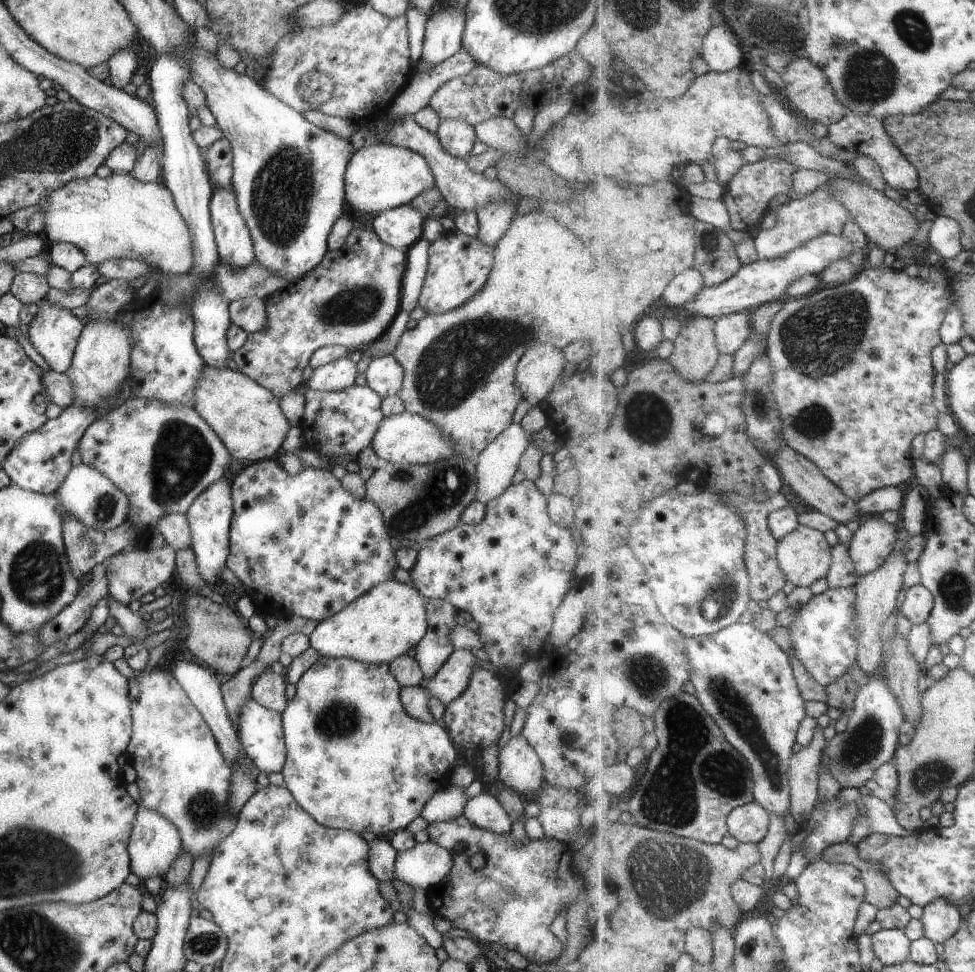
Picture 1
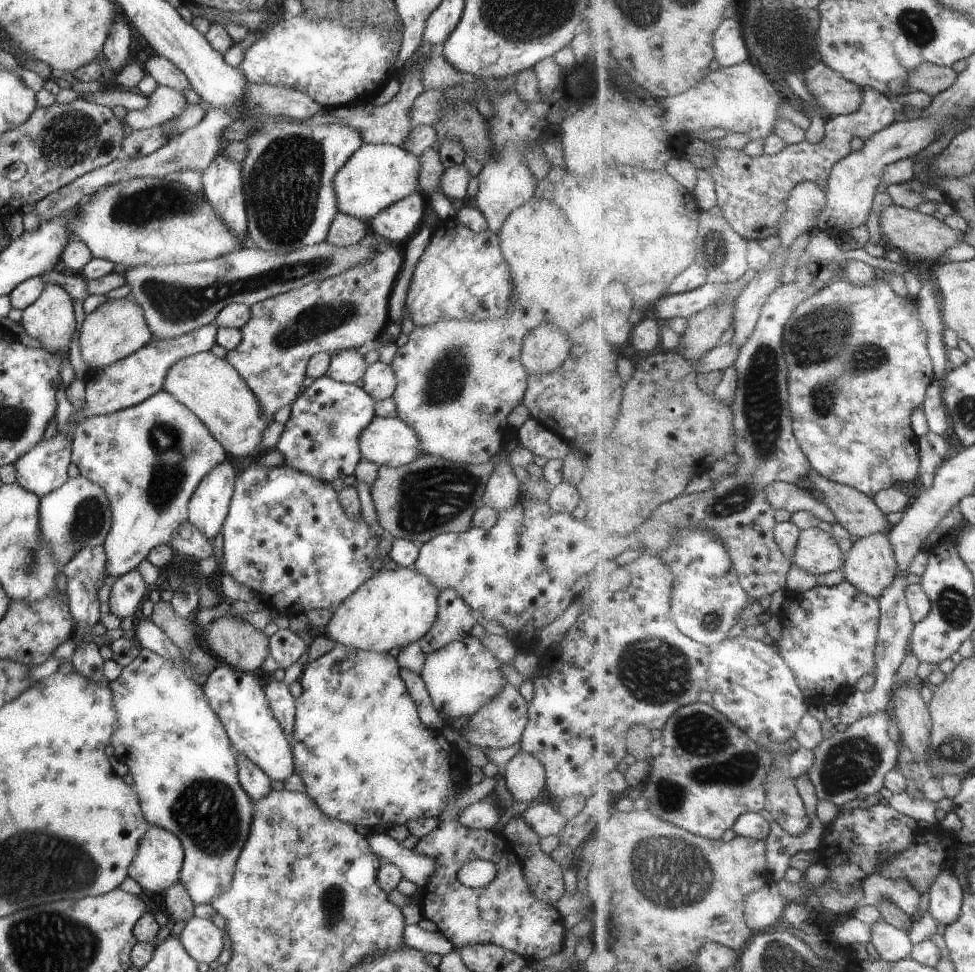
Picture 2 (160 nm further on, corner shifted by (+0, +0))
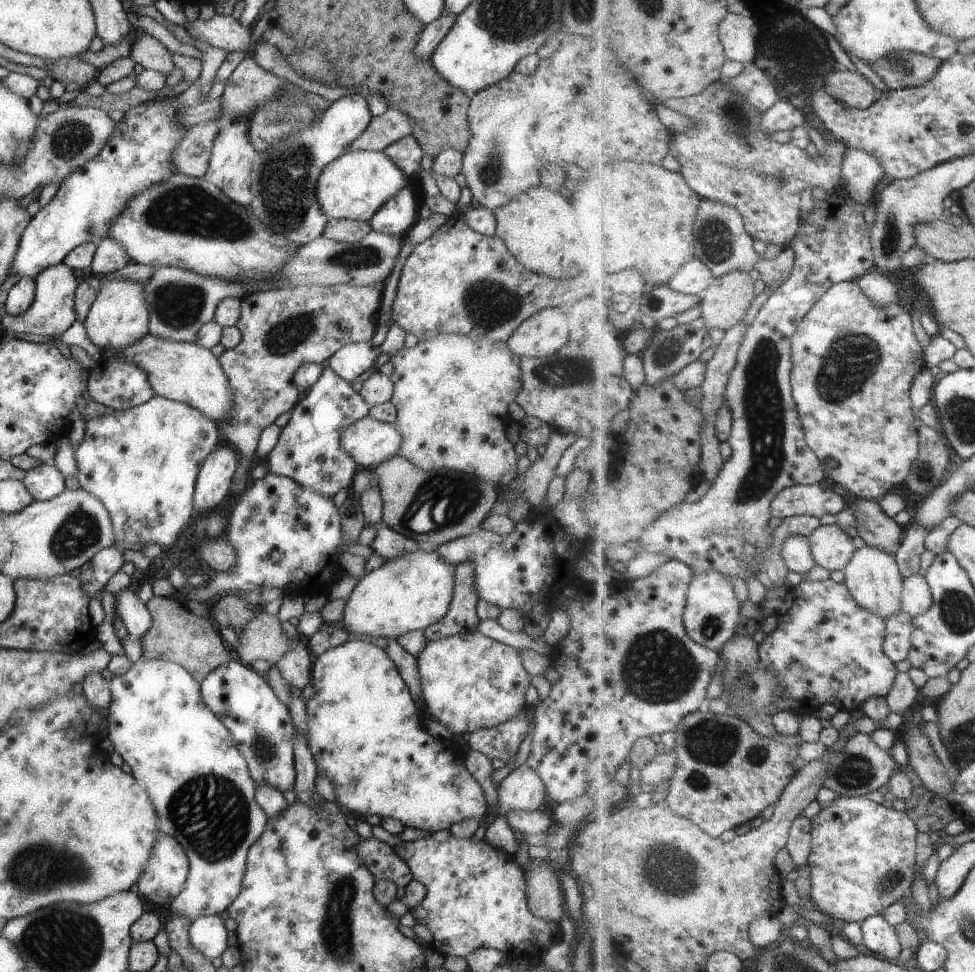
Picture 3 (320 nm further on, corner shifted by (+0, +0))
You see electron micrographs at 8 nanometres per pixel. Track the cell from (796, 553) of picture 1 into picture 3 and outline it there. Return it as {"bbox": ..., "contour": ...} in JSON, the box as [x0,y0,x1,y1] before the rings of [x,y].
{"bbox":[810,523,858,571],"contour":[[[839,523],[821,525],[811,534],[810,545],[817,565],[829,570],[844,571],[858,551],[852,536],[845,532]]]}

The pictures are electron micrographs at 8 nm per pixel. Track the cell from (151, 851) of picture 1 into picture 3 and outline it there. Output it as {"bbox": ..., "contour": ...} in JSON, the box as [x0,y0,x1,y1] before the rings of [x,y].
{"bbox":[137,834,188,906],"contour":[[[159,834],[137,879],[138,892],[157,906],[169,904],[182,889],[188,870],[181,845],[173,837]]]}

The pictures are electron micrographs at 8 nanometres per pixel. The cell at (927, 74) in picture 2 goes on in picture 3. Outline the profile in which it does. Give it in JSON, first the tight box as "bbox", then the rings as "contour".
{"bbox":[870,51,943,90],"contour":[[[901,51],[891,53],[870,68],[889,90],[897,90],[924,85],[937,74],[943,63],[933,57]]]}

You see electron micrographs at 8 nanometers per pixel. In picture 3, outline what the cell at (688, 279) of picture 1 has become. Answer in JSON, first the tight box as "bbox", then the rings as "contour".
{"bbox":[668,257,714,295],"contour":[[[693,257],[679,269],[668,285],[686,295],[701,295],[711,286],[714,278],[713,271],[697,257]]]}

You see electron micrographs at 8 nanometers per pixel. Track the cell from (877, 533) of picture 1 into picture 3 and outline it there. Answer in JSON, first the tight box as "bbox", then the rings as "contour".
{"bbox":[843,546,904,620],"contour":[[[866,546],[854,554],[843,573],[844,583],[850,588],[854,599],[862,607],[881,615],[885,620],[902,610],[904,577],[895,557]]]}

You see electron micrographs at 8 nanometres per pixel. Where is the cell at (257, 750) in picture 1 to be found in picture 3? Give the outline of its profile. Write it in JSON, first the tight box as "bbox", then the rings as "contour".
{"bbox":[200,657,296,792],"contour":[[[231,657],[214,668],[200,682],[204,705],[230,732],[239,754],[245,759],[249,776],[257,785],[269,785],[279,792],[294,785],[294,734],[296,728],[284,704],[275,696],[265,676]]]}

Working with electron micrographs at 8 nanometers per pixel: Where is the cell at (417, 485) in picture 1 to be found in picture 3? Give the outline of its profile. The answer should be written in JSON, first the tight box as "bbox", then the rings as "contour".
{"bbox":[372,454,499,552],"contour":[[[397,454],[372,470],[382,498],[381,525],[414,540],[425,552],[472,532],[493,510],[499,492],[475,475],[451,469],[421,470]]]}

